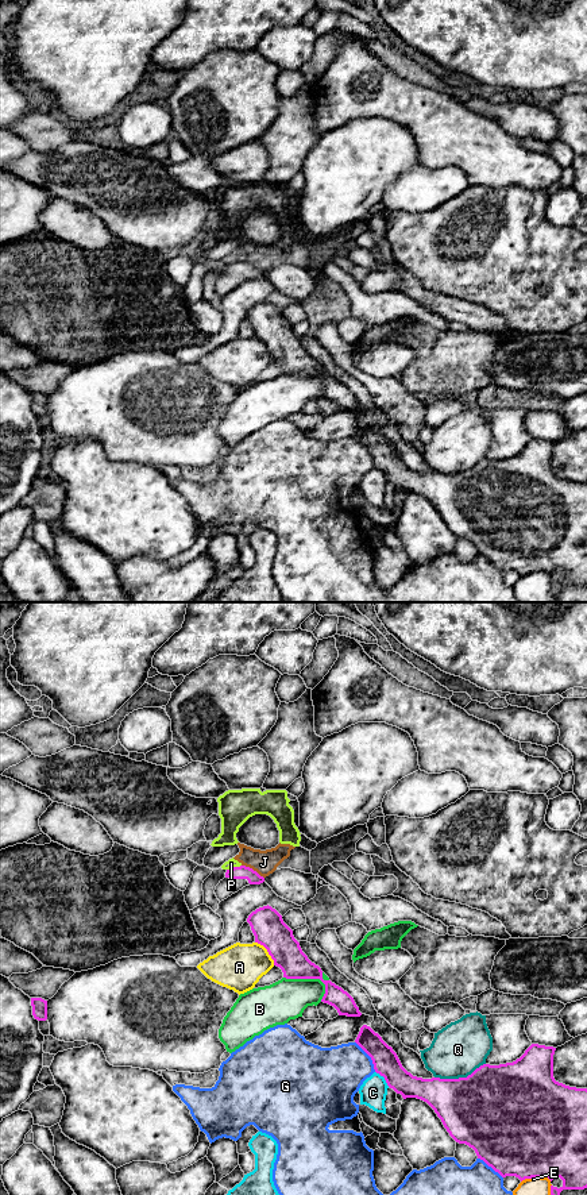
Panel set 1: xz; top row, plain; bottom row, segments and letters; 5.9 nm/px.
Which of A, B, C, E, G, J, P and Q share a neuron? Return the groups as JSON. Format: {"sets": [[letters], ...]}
{"sets": [["A"], ["B"], ["C"], ["E"], ["G"], ["J", "P"], ["Q"]]}

